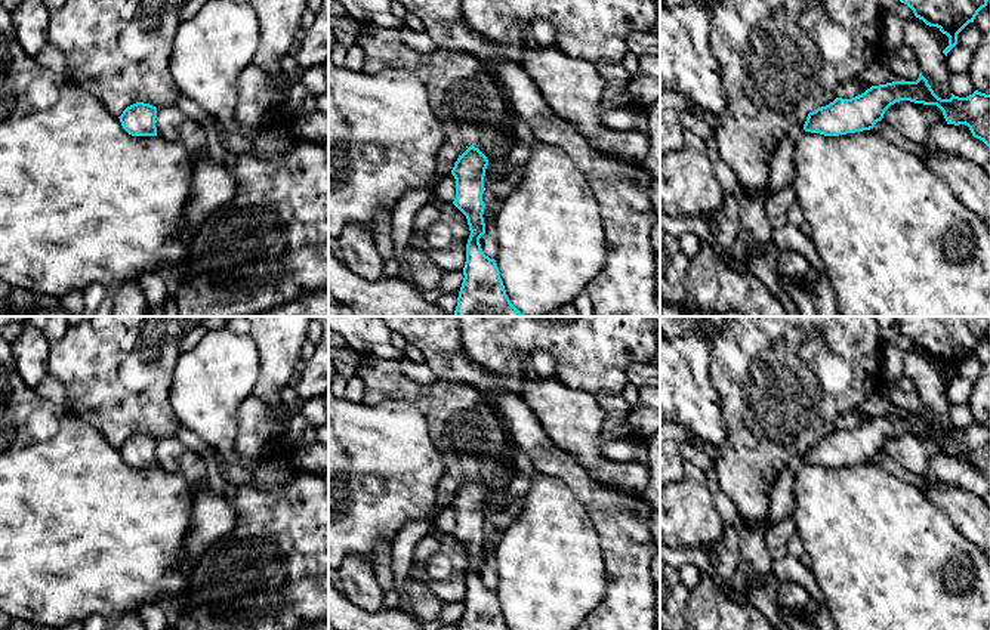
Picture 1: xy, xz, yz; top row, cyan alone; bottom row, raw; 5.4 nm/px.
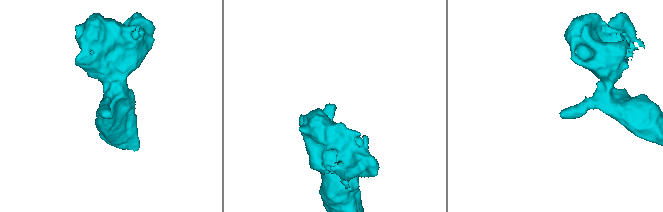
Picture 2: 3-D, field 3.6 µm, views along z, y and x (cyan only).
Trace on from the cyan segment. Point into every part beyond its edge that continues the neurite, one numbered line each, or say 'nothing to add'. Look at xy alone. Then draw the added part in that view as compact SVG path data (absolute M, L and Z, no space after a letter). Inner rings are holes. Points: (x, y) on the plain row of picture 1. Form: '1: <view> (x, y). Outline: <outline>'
nothing to add

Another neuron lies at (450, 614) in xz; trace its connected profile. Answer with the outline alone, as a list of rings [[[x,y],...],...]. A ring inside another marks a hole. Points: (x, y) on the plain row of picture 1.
[[[463,602],[444,605],[440,614],[441,626],[457,626],[463,614]]]

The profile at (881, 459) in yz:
[[[880,451],[875,455],[873,461],[885,469],[886,472],[892,473],[898,479],[916,487],[919,491],[925,491],[929,485],[938,484],[941,481],[931,478],[931,476],[919,476],[913,472],[909,472],[898,463],[895,463],[886,453]]]

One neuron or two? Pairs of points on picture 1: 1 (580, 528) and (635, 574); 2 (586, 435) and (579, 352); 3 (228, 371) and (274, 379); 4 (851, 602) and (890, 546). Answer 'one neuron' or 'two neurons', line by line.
1: two neurons
2: two neurons
3: two neurons
4: one neuron

